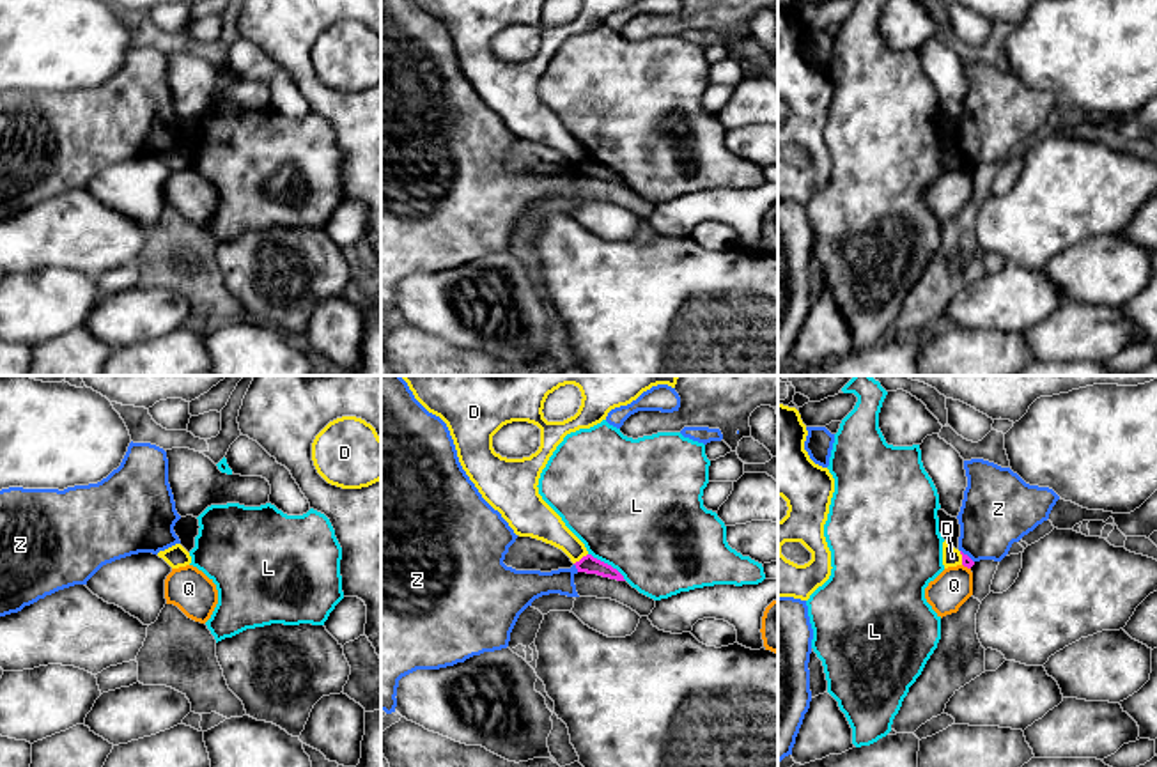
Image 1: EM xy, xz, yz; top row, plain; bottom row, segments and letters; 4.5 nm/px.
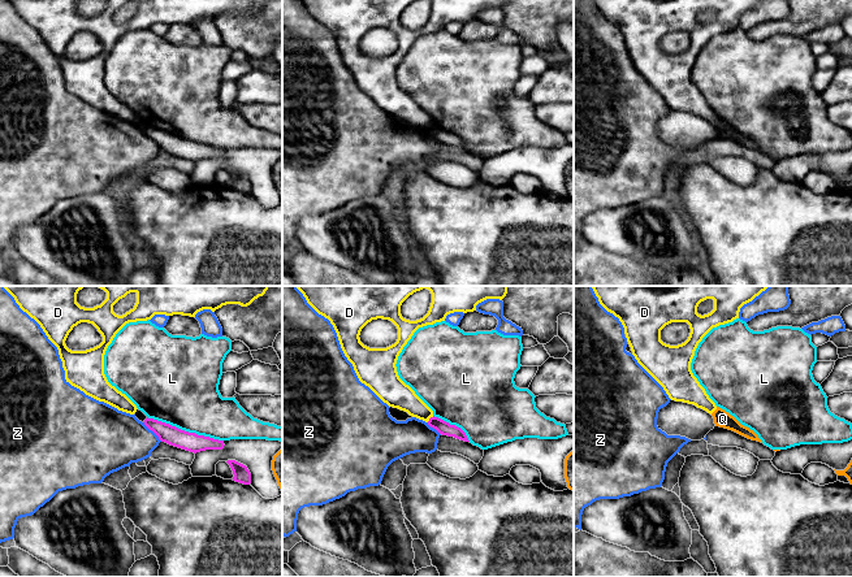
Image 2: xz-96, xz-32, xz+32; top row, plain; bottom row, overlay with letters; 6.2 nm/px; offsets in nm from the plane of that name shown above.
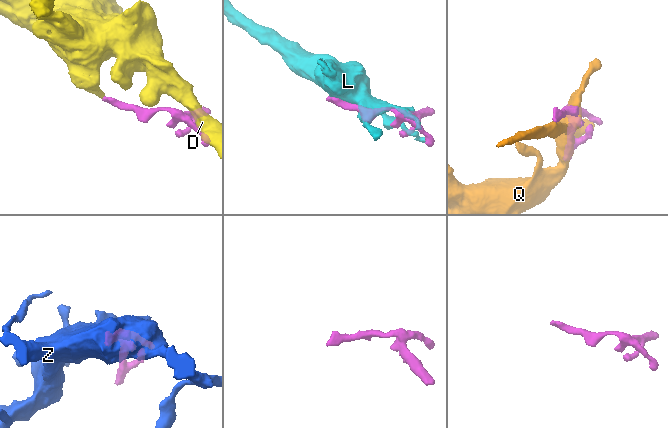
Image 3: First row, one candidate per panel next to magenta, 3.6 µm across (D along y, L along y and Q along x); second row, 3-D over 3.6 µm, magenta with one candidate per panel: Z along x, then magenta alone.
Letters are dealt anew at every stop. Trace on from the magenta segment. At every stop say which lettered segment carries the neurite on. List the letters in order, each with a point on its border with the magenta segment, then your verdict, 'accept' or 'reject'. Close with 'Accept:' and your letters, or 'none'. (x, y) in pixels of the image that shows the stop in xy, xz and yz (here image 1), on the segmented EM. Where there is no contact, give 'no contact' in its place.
D: xz (582, 558) | reject
L: xz (606, 564) | reject
Q: yz (966, 565) | reject
Z: xz (576, 567) | reject
Accept: none

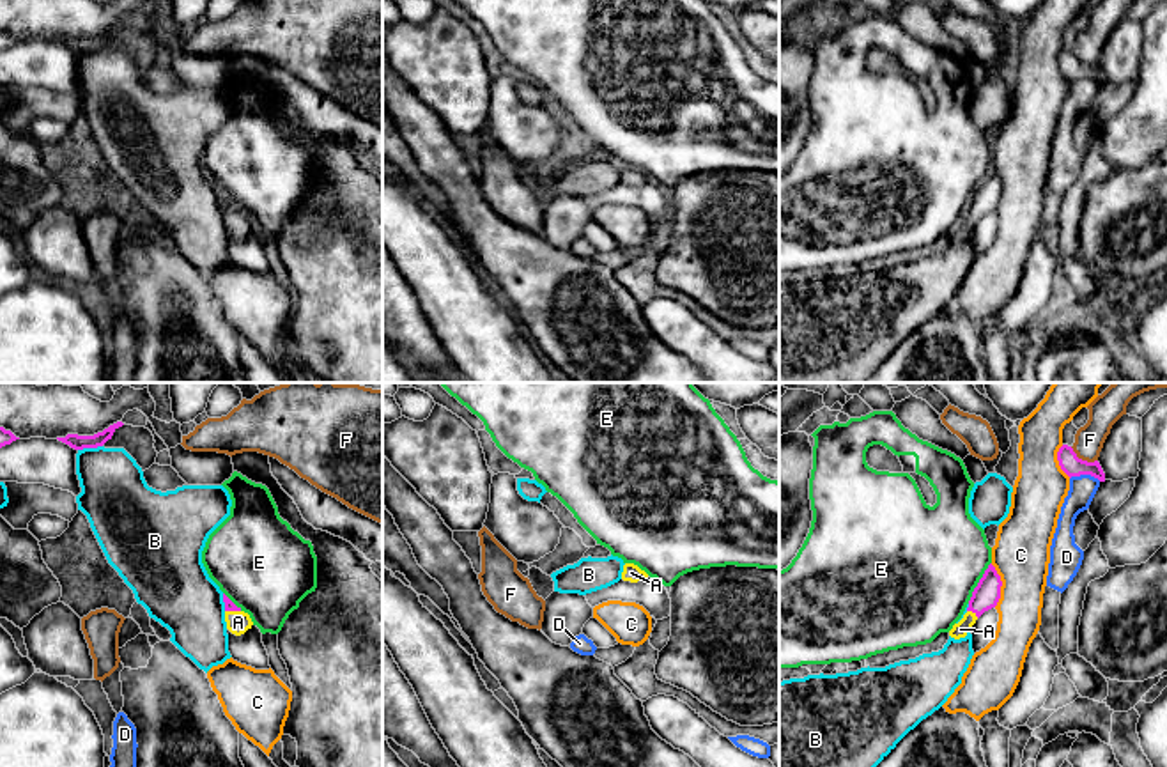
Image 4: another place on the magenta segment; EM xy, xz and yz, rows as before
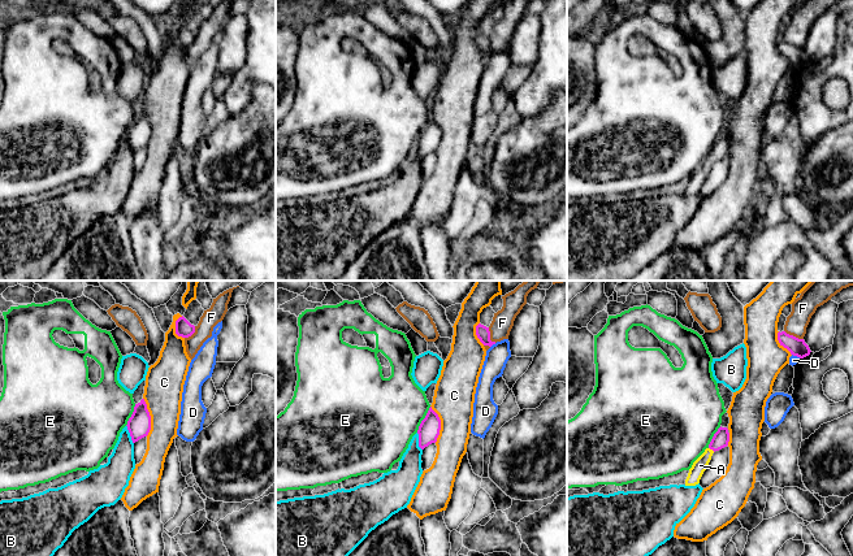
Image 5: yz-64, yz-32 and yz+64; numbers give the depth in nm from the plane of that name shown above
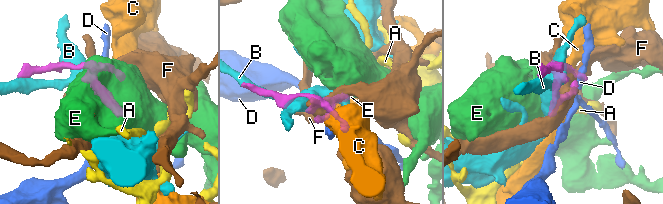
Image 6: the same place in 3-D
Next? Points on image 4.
A: yz (973, 612) | accept
B: xy (89, 447) | reject
C: yz (1001, 585) | reject
D: yz (1086, 473) | reject
E: yz (978, 583) | reject
F: yz (1081, 459) | reject
Accept: A

